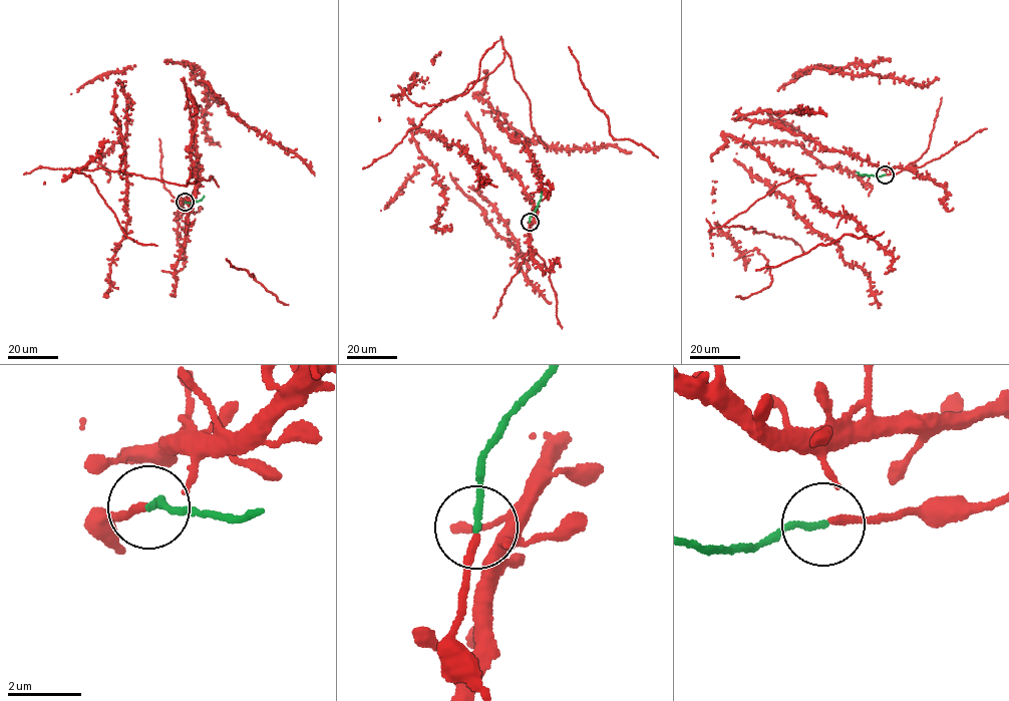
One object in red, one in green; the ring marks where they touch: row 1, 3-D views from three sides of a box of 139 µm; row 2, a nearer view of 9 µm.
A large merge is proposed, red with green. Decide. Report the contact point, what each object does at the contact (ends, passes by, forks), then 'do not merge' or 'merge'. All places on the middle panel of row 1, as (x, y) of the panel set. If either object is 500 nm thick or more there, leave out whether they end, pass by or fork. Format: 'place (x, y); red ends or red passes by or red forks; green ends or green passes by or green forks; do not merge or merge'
place (530, 222); red passes by; green ends; merge

